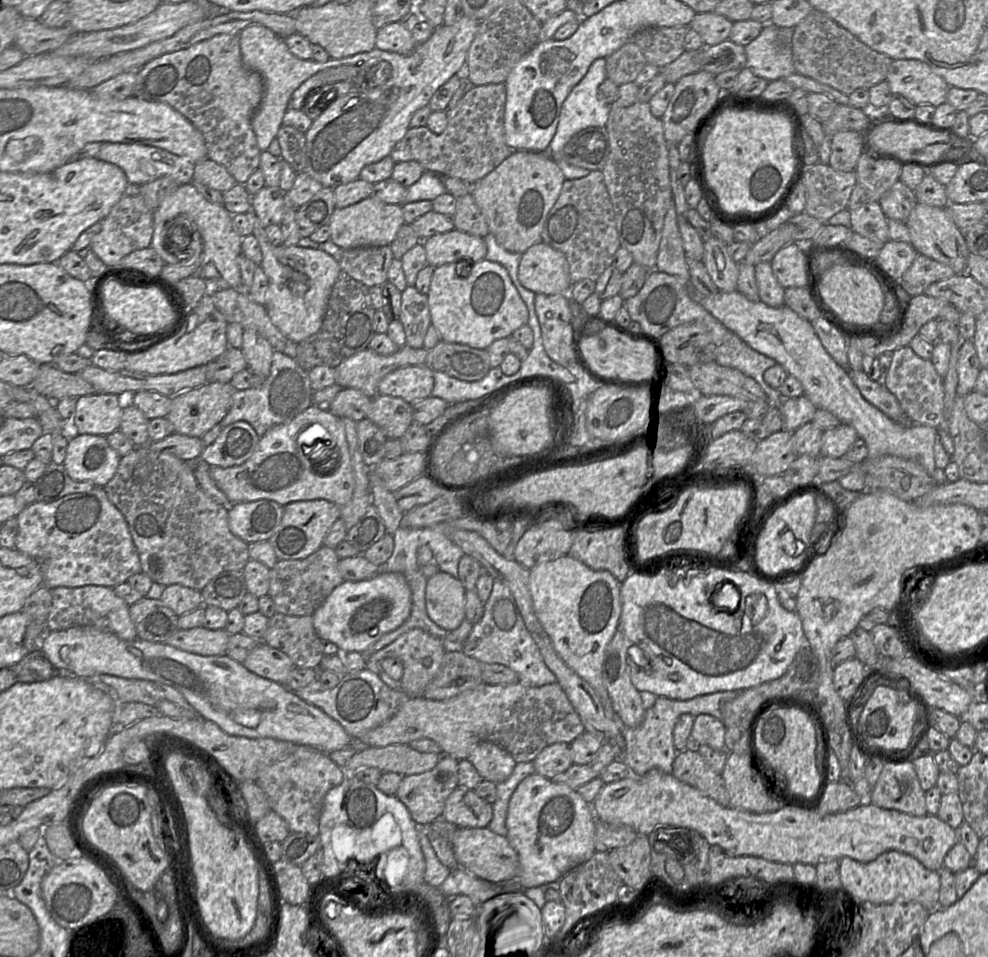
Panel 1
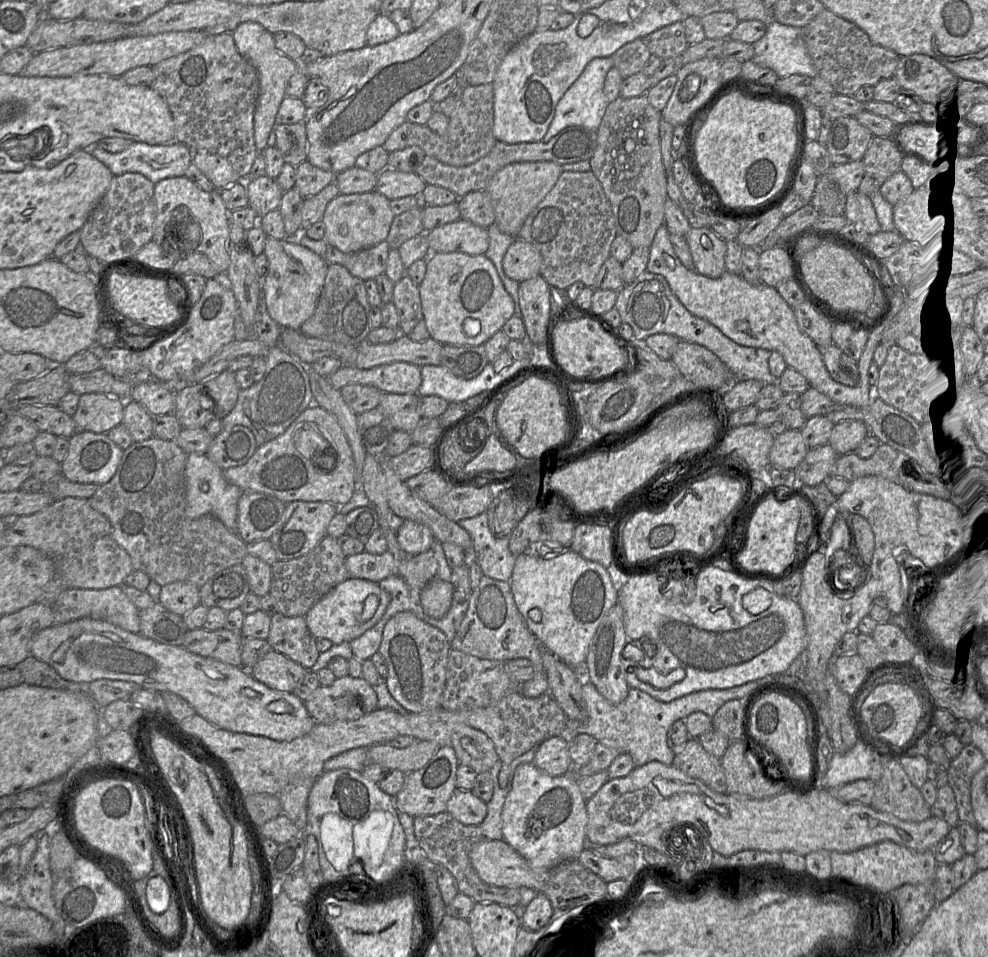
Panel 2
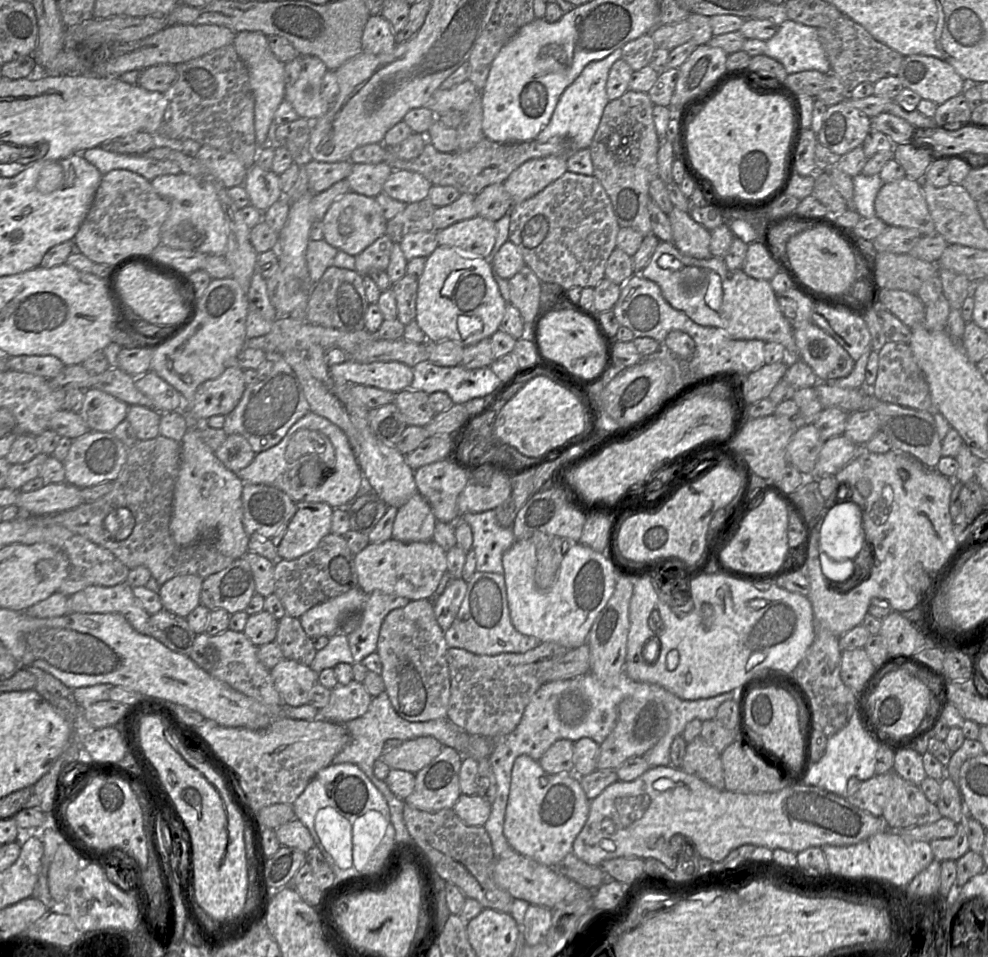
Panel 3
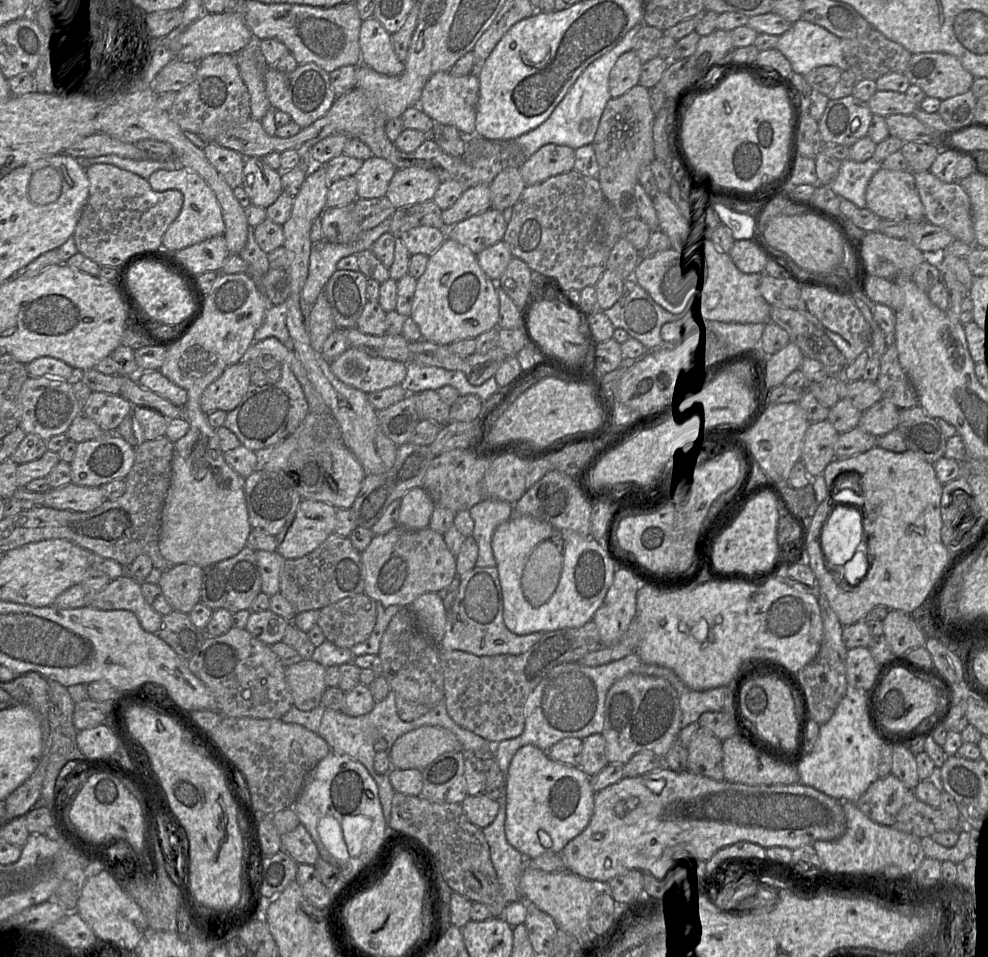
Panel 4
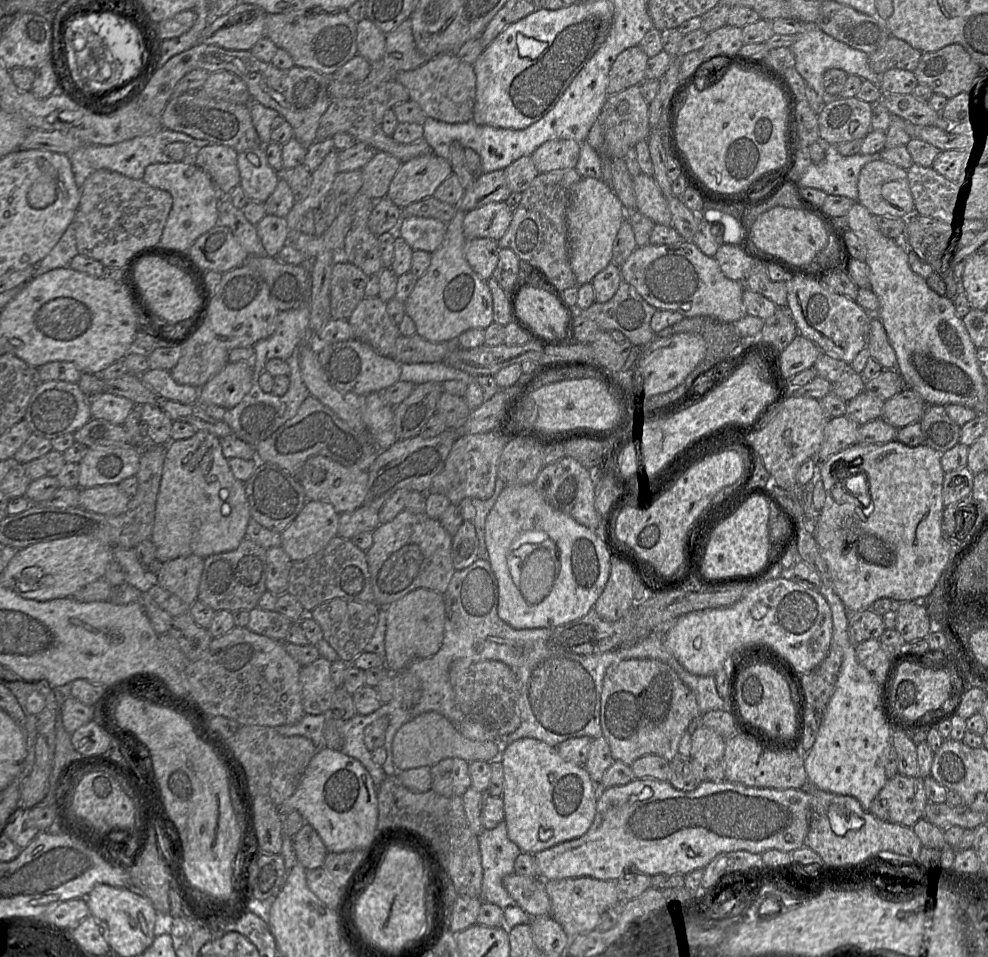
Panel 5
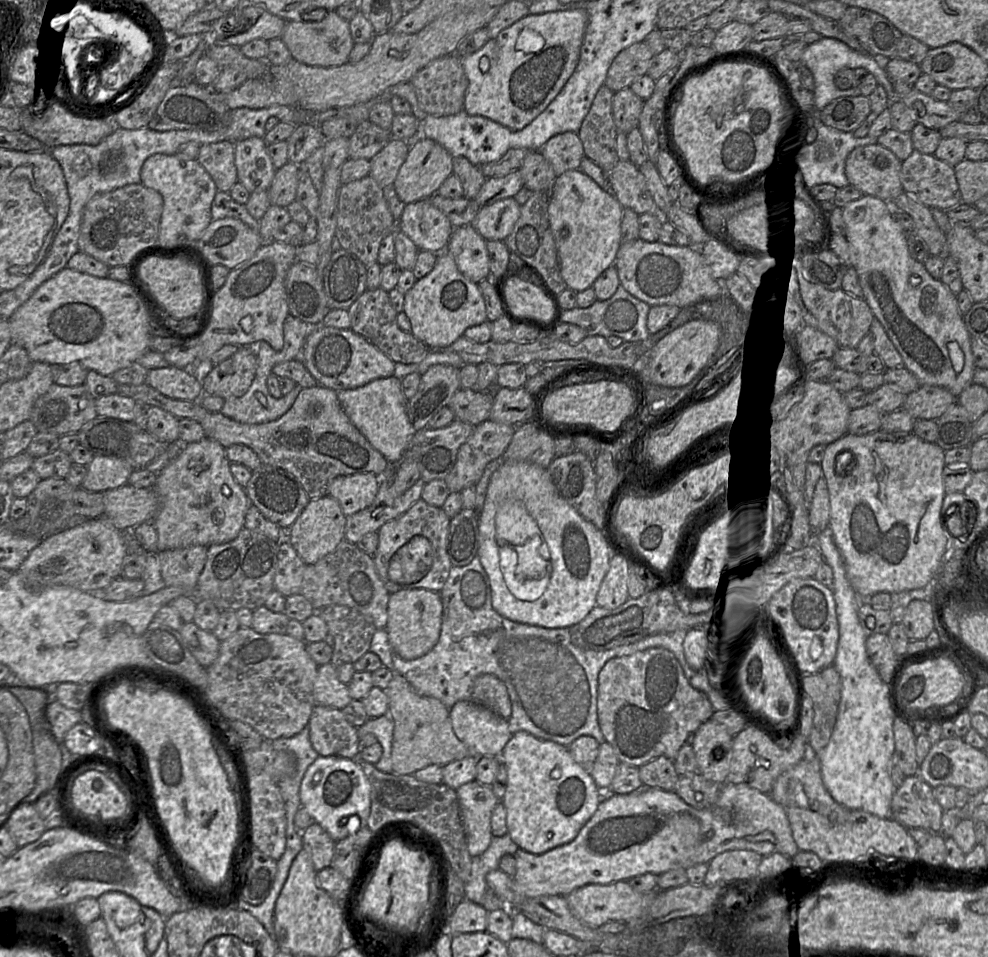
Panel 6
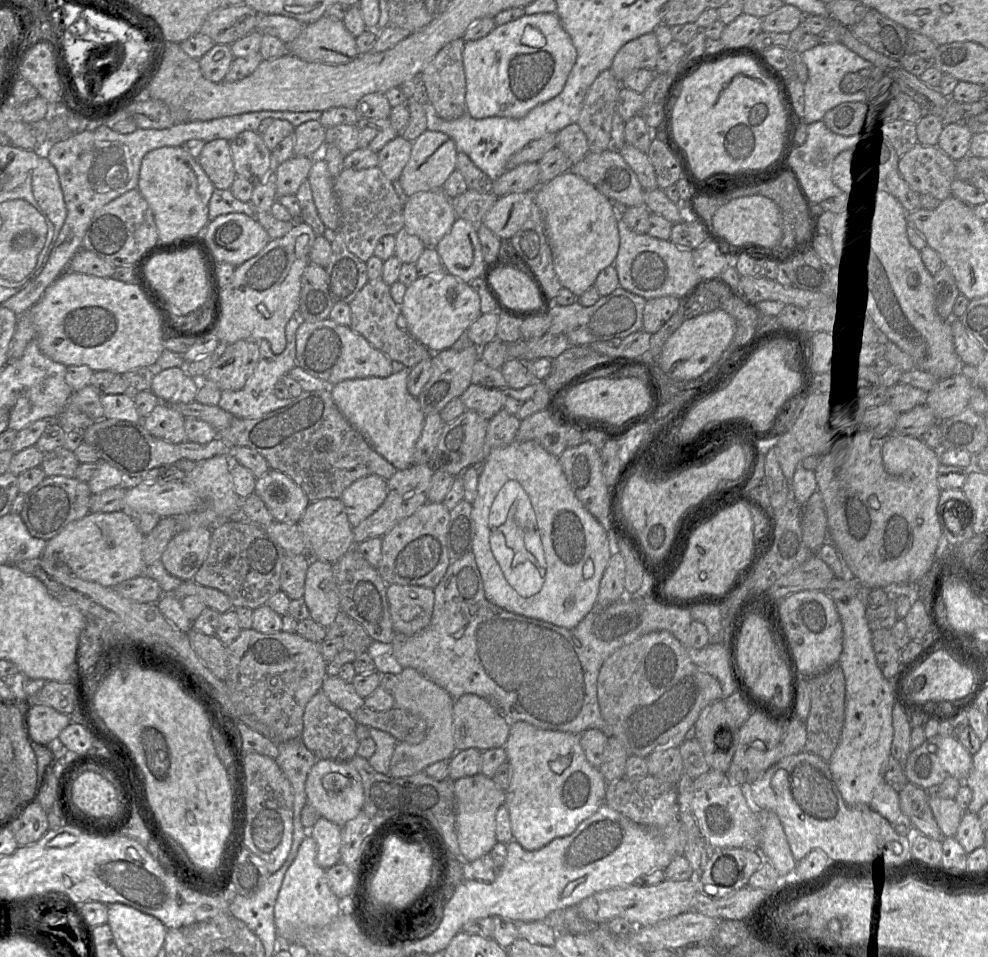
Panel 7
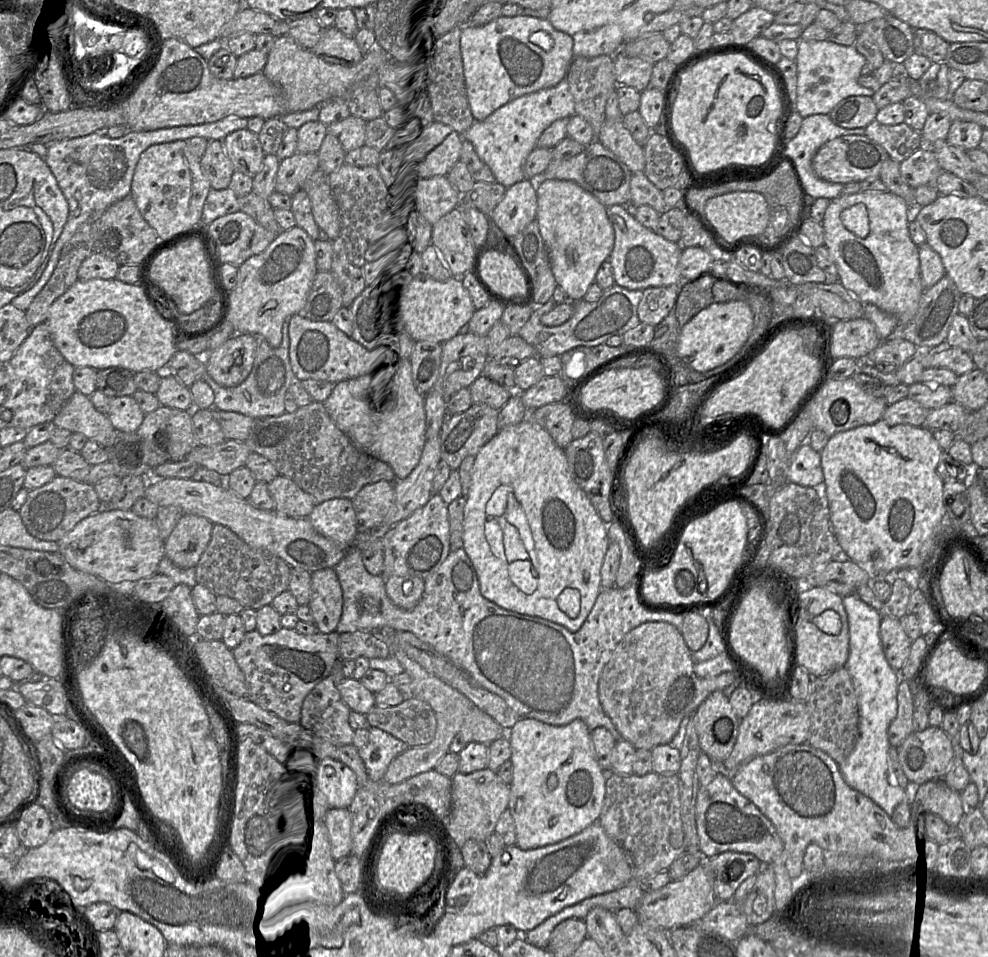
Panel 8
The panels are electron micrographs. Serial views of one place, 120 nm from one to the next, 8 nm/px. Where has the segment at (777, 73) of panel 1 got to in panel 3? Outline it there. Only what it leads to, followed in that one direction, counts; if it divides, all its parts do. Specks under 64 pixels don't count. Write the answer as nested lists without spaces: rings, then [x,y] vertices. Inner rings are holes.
[[[789,19],[766,41],[764,55],[780,62],[788,74],[809,70],[831,73],[830,63],[819,40],[818,29]]]

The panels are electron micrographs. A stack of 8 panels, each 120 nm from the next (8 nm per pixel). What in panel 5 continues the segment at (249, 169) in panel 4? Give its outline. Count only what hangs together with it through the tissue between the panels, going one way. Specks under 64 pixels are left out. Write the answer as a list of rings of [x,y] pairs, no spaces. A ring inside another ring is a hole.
[[[264,147],[238,153],[237,166],[240,186],[249,200],[264,204],[280,179],[279,173],[269,165]]]

